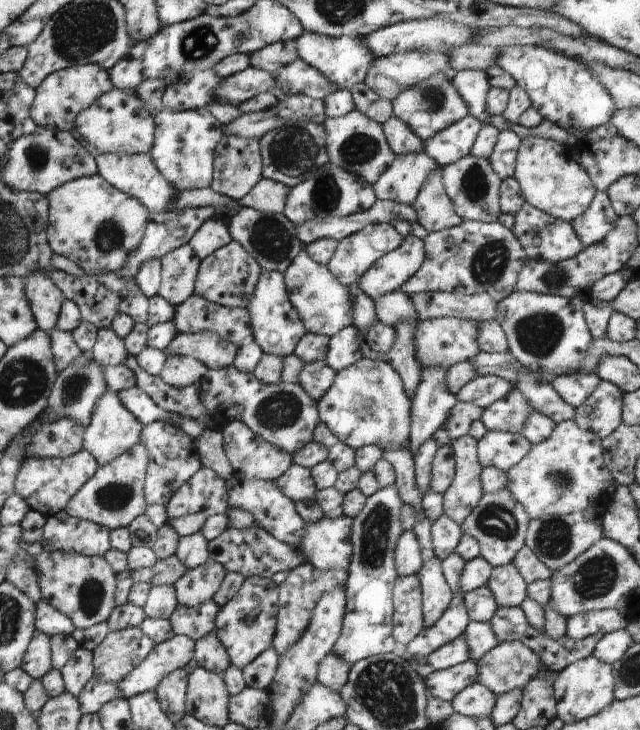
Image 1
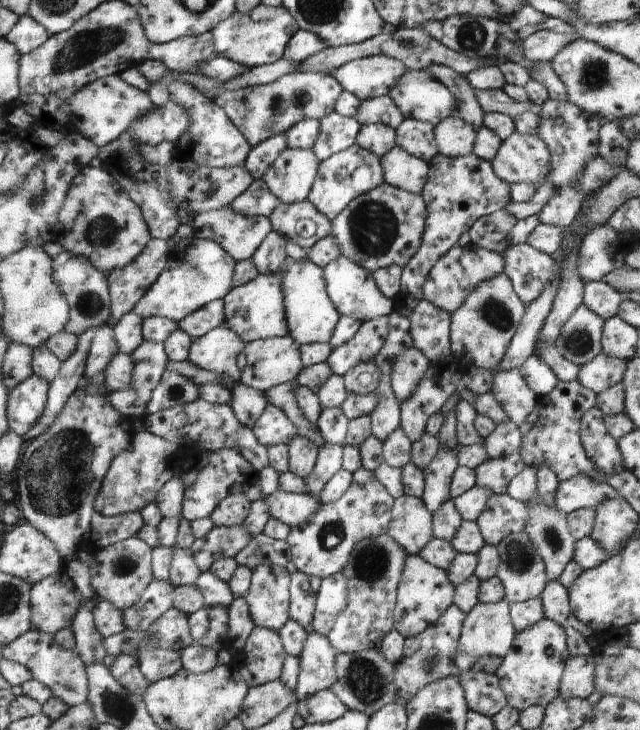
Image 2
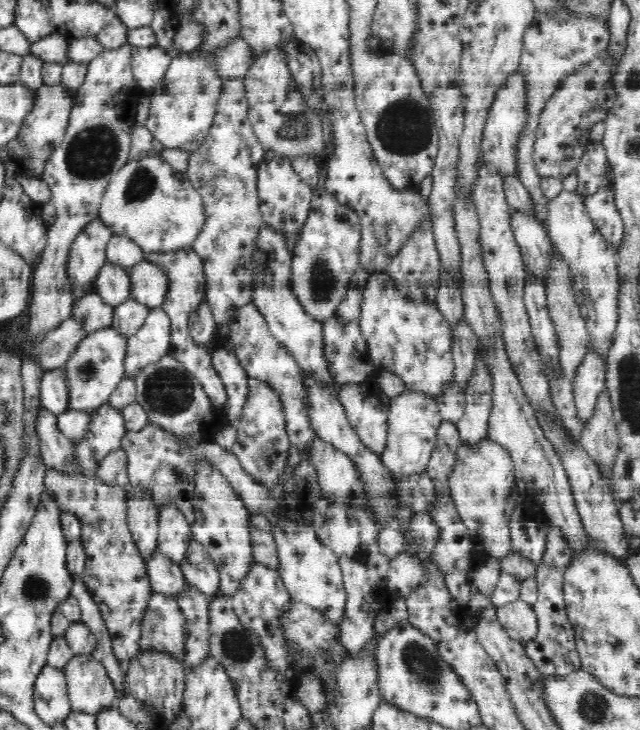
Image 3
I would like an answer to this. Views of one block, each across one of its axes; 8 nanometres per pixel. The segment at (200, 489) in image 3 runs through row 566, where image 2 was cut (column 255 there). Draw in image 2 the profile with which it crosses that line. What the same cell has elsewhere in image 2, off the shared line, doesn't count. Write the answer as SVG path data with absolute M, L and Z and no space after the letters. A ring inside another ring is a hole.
M230 206L203 213L191 219L191 222L194 225L197 238L220 244L226 252L233 256L237 263L249 259L251 260L258 246L262 244L264 238L273 230L272 220L270 220L270 218L240 215L232 210Z

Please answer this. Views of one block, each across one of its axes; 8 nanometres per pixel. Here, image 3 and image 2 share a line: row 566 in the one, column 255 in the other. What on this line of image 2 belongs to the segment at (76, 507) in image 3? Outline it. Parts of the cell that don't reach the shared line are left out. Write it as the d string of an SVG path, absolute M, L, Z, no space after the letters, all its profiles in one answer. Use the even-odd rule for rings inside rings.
M293 72L268 85L255 85L224 91L213 98L252 146L261 145L271 137L286 134L298 122L308 119L320 121L336 110L338 98L344 92L331 74Z

